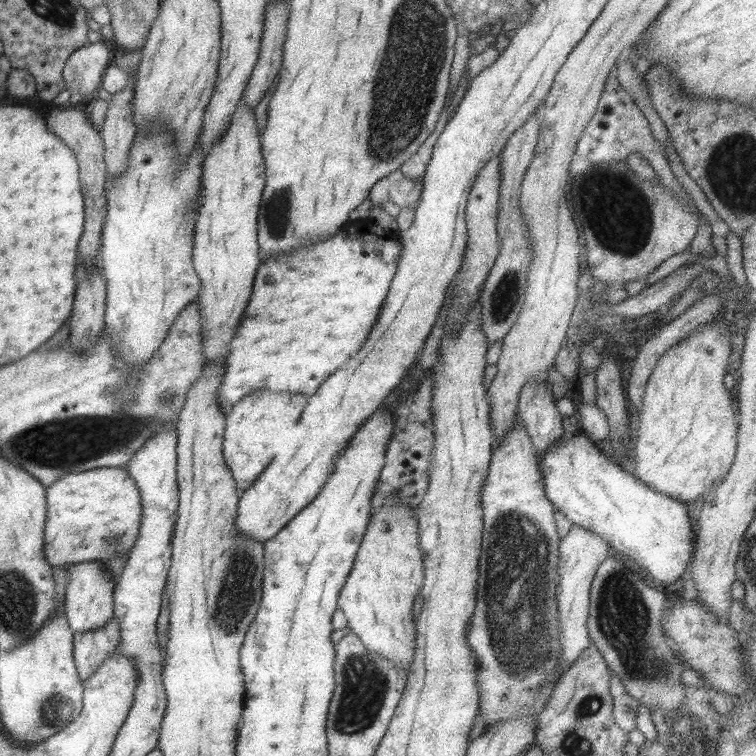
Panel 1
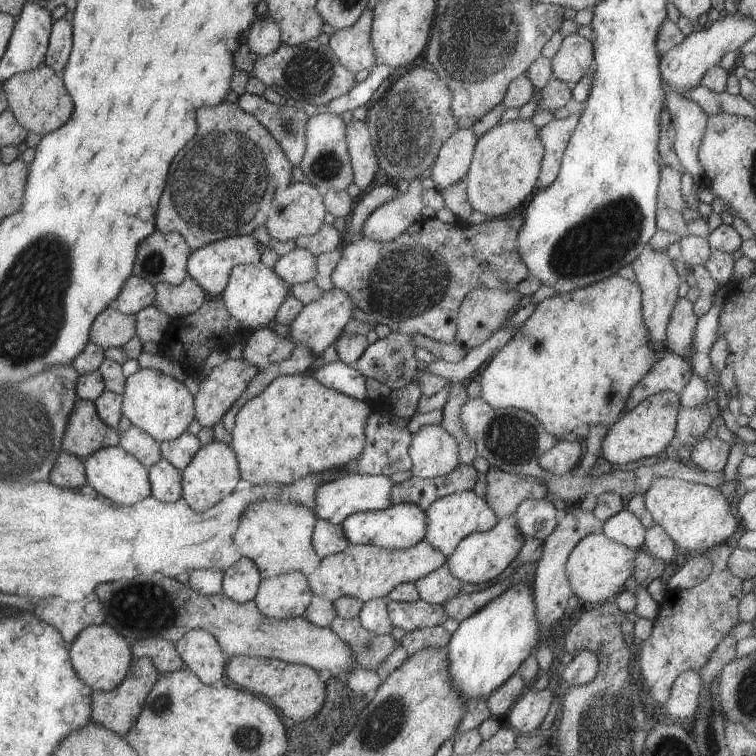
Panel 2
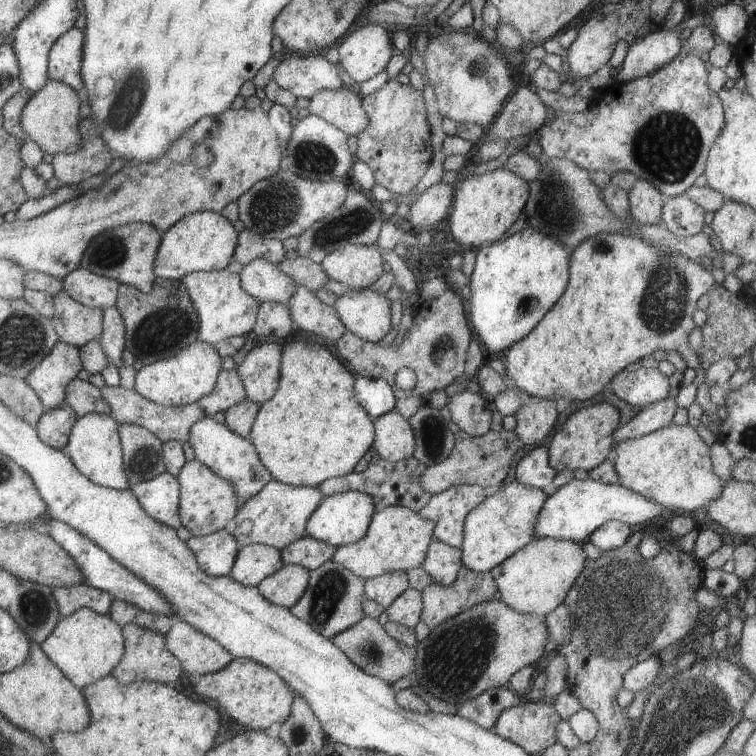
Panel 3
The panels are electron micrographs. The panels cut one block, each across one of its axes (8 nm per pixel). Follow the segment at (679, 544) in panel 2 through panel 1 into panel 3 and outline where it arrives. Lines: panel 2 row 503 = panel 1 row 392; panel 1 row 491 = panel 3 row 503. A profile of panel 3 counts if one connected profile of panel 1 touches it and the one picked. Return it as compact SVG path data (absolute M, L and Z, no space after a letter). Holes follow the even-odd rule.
M671 422L667 426L661 427L660 429L649 432L643 436L621 440L621 442L615 442L612 445L616 454L616 460L613 466L615 472L617 473L617 485L624 486L637 494L641 494L641 496L645 496L645 498L649 498L649 500L653 500L653 502L661 504L661 506L667 510L680 510L681 513L686 513L688 515L689 512L693 512L693 510L697 510L697 508L705 507L707 502L717 500L717 498L720 497L721 491L725 485L722 480L719 480L719 478L715 476L715 473L711 468L710 448L703 443L703 440L698 436L697 432L695 432L695 429L691 428L689 425L675 425Z

